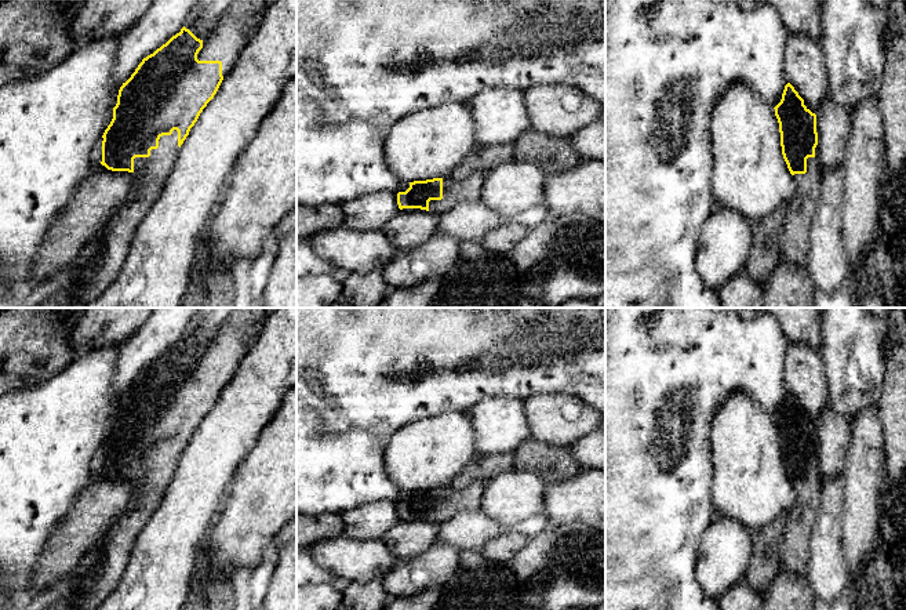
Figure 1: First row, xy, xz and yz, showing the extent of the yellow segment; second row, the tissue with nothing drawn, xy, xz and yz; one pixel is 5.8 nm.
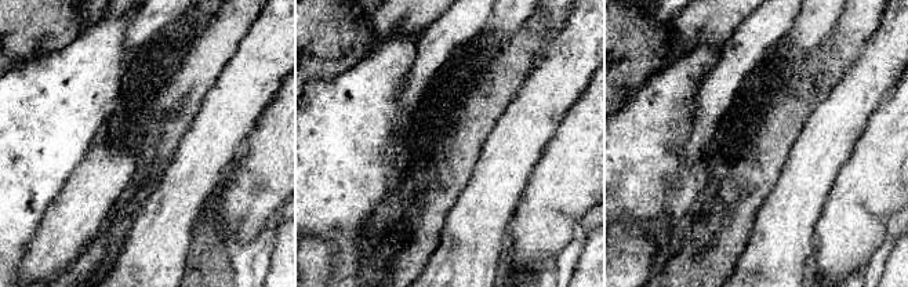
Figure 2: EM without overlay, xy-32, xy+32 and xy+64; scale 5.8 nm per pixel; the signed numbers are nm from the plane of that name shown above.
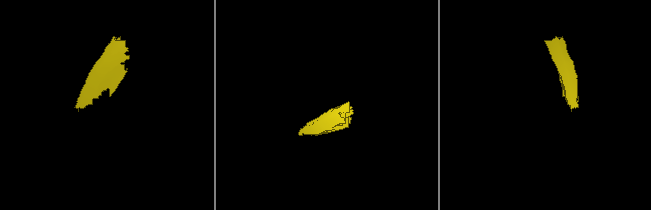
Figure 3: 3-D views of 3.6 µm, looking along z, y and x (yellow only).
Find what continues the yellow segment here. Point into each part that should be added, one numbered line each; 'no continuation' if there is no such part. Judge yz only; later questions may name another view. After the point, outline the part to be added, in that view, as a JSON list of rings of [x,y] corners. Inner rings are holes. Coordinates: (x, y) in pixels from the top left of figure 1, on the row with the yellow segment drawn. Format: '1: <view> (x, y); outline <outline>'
1: yz (794, 244); outline [[[807,159],[807,173],[794,174],[794,193],[786,206],[782,233],[782,258],[792,265],[807,261],[809,248],[809,226],[815,213],[818,190],[821,188],[819,160]]]

